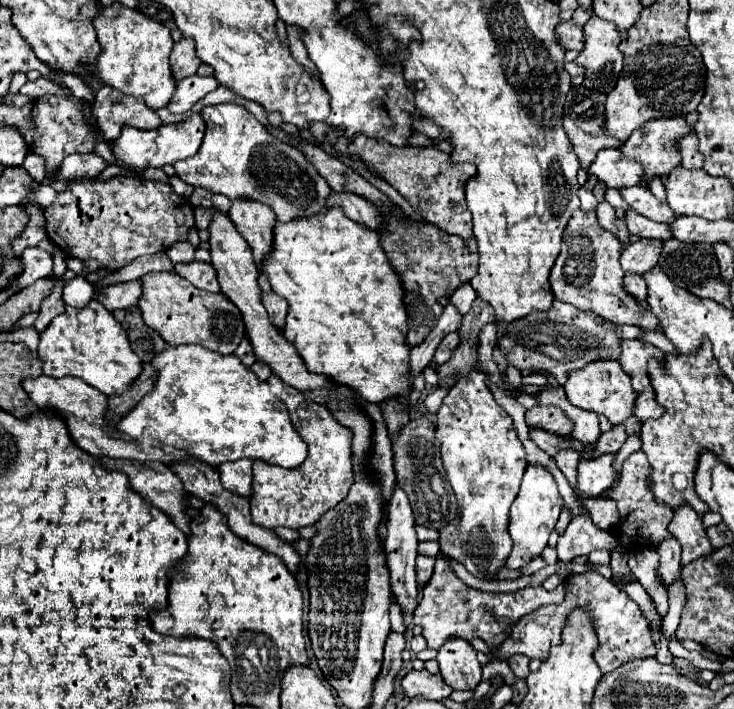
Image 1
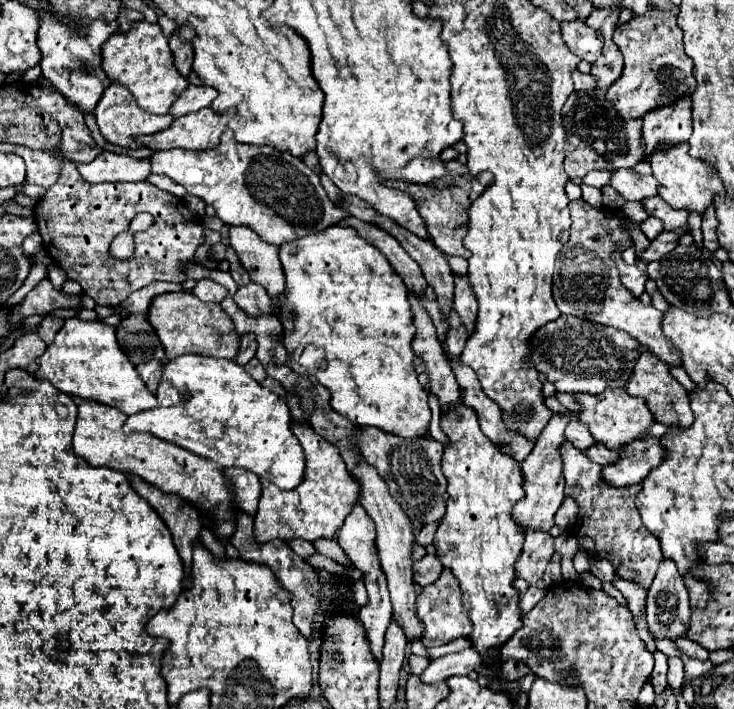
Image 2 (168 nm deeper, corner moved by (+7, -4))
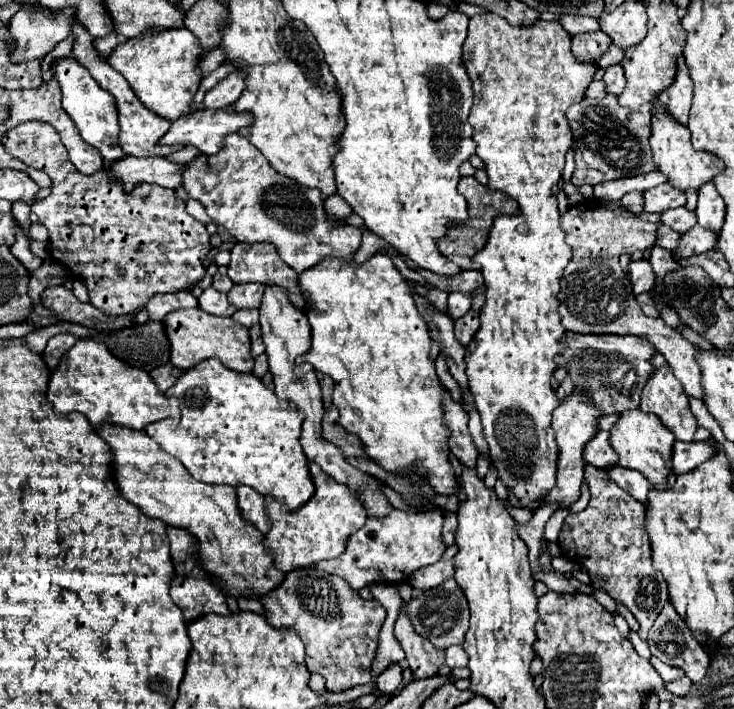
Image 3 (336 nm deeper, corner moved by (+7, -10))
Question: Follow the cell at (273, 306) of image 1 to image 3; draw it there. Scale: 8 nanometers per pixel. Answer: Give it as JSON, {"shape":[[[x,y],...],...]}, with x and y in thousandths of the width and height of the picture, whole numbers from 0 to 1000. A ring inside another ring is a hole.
{"shape":[[[320,401],[309,412],[309,420],[323,437],[328,437],[328,434],[353,434],[358,409],[361,409],[358,401]]]}

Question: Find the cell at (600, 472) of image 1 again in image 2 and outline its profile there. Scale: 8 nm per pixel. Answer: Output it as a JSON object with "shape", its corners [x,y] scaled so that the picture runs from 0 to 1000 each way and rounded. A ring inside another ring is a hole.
{"shape":[[[881,615],[879,621],[854,626],[854,632],[846,635],[843,649],[822,660],[822,674],[832,685],[871,683],[903,646],[906,632],[901,632],[901,618]]]}

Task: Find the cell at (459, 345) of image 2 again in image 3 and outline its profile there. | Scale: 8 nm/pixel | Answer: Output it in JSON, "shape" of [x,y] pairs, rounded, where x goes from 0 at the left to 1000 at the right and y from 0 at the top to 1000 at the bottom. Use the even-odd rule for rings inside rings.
{"shape":[[[639,437],[620,454],[620,477],[631,488],[636,488],[636,482],[647,474],[650,465],[653,465],[653,440],[647,437]]]}

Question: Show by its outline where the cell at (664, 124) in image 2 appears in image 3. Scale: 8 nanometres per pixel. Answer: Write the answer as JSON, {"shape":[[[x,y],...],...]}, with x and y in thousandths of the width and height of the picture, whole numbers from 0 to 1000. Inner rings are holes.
{"shape":[[[928,85],[922,110],[920,110],[917,121],[911,121],[911,127],[906,127],[906,133],[898,133],[898,147],[906,150],[906,155],[911,158],[914,166],[920,166],[925,175],[936,178],[941,138],[944,138],[944,113],[939,107],[933,87]]]}

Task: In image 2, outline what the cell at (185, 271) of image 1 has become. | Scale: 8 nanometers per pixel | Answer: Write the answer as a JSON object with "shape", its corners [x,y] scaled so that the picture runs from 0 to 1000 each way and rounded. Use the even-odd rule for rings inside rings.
{"shape":[[[271,395],[268,403],[263,406],[263,415],[282,429],[301,429],[301,423],[307,423],[309,417],[309,406],[301,401],[293,401],[287,395]]]}

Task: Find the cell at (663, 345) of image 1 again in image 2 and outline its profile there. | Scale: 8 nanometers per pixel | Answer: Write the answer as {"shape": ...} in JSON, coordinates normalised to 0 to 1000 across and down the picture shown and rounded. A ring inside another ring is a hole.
{"shape":[[[917,516],[914,519],[914,528],[917,528],[917,533],[941,556],[941,550],[947,550],[947,542],[944,542],[944,536],[936,530],[936,525],[931,522],[931,519],[922,519],[922,516]]]}

